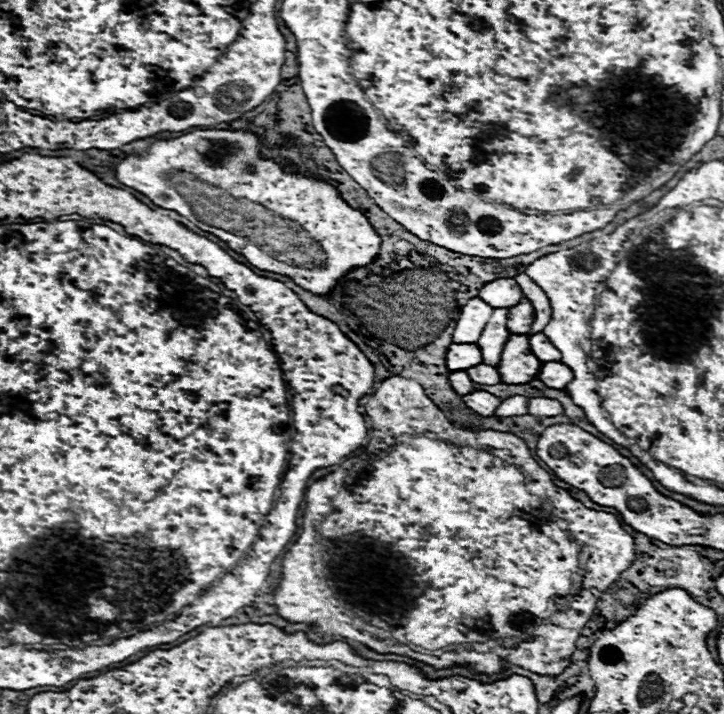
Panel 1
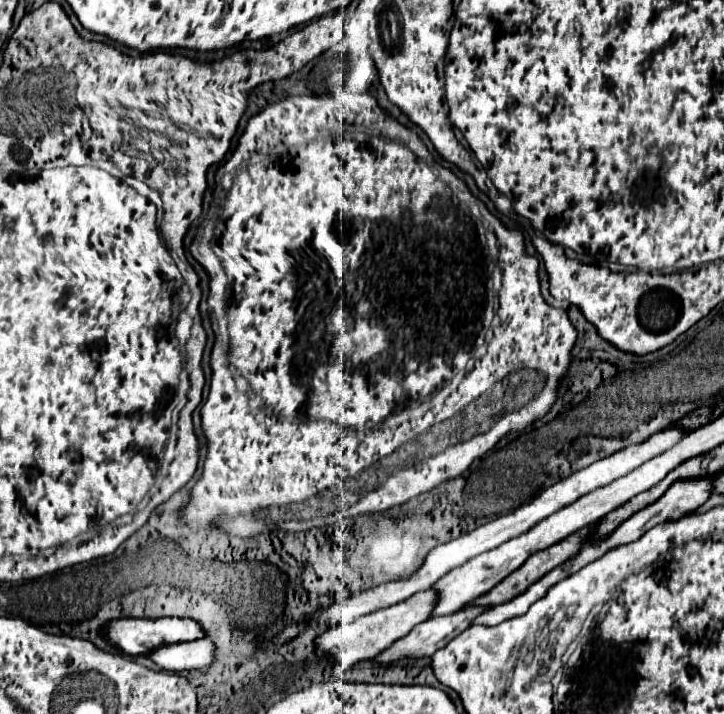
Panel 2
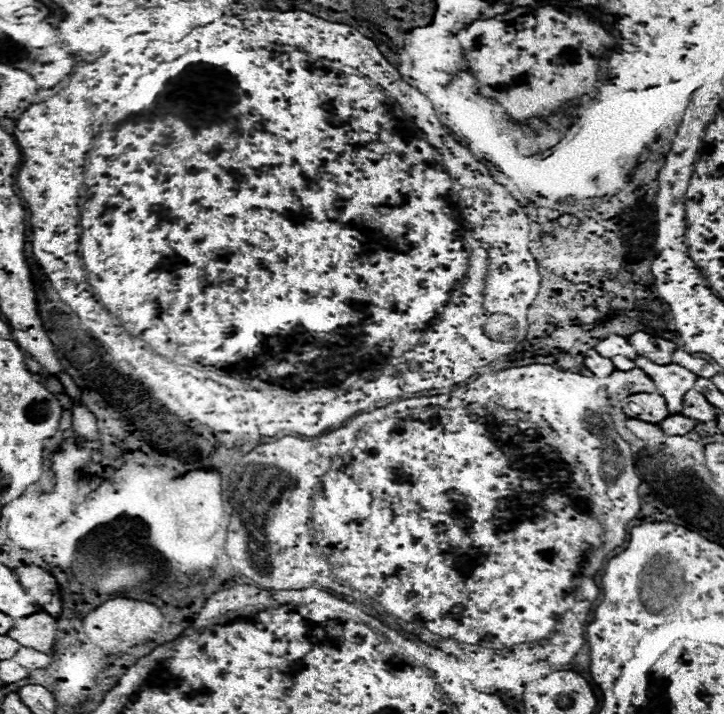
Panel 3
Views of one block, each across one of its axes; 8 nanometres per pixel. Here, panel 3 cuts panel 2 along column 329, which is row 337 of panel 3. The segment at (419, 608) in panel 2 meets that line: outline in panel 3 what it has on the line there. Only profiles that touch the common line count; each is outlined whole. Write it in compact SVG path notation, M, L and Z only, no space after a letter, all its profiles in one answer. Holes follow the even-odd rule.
M646 332L632 334L628 338L628 342L634 346L634 350L636 350L638 356L650 358L652 362L658 362L658 364L670 364L672 362L672 352L678 350L678 346L674 342L650 336Z

